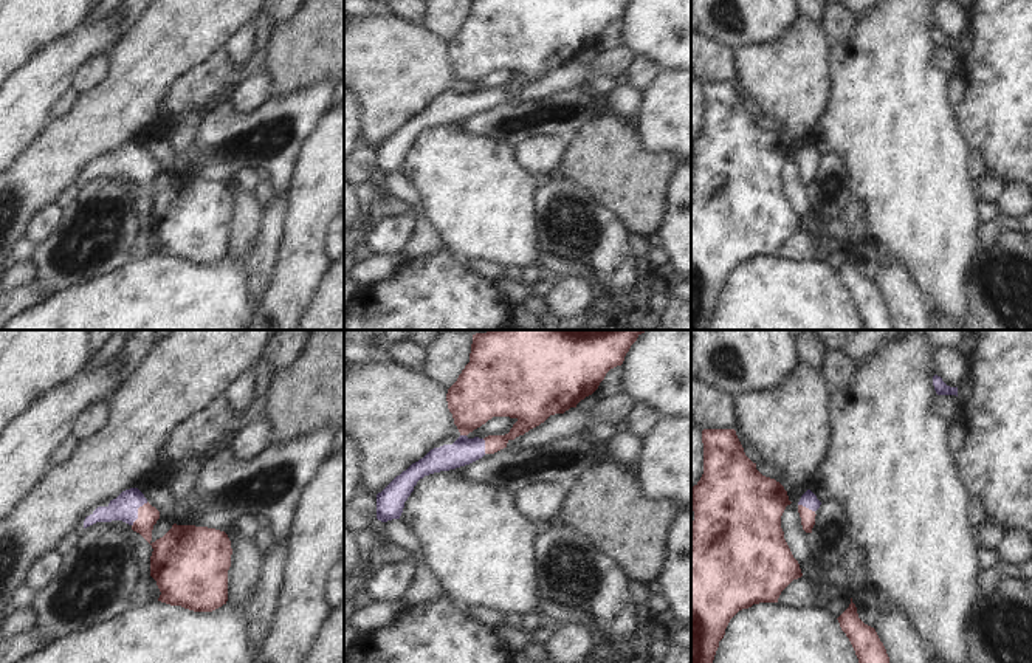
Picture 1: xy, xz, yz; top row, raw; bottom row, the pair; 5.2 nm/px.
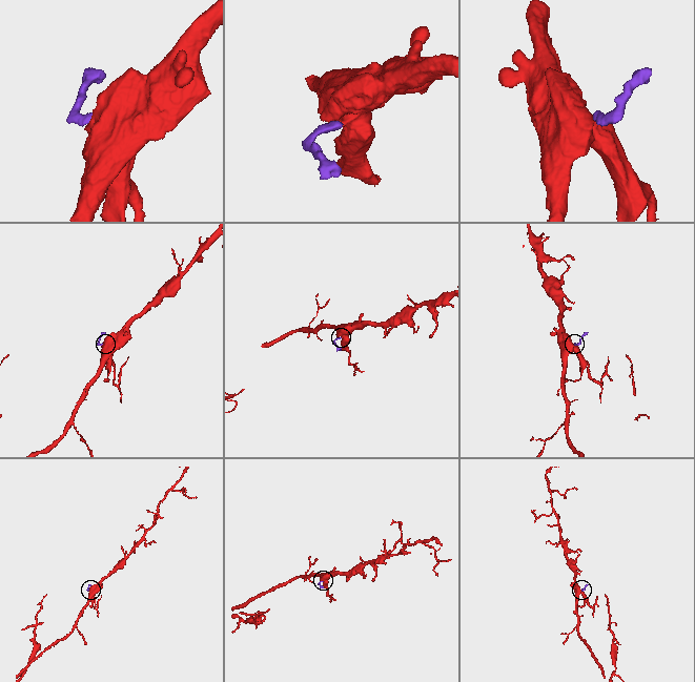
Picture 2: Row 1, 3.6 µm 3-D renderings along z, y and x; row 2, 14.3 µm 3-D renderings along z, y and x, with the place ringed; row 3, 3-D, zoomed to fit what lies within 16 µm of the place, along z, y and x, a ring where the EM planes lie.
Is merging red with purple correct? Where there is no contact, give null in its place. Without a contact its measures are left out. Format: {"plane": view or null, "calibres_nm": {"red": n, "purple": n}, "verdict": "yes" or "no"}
{"plane": "xy", "calibres_nm": {"red": 160, "purple": 140}, "verdict": "yes"}

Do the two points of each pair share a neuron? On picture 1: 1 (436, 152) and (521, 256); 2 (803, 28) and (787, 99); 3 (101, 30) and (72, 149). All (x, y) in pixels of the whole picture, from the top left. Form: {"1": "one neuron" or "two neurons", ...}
{"1": "one neuron", "2": "one neuron", "3": "two neurons"}

